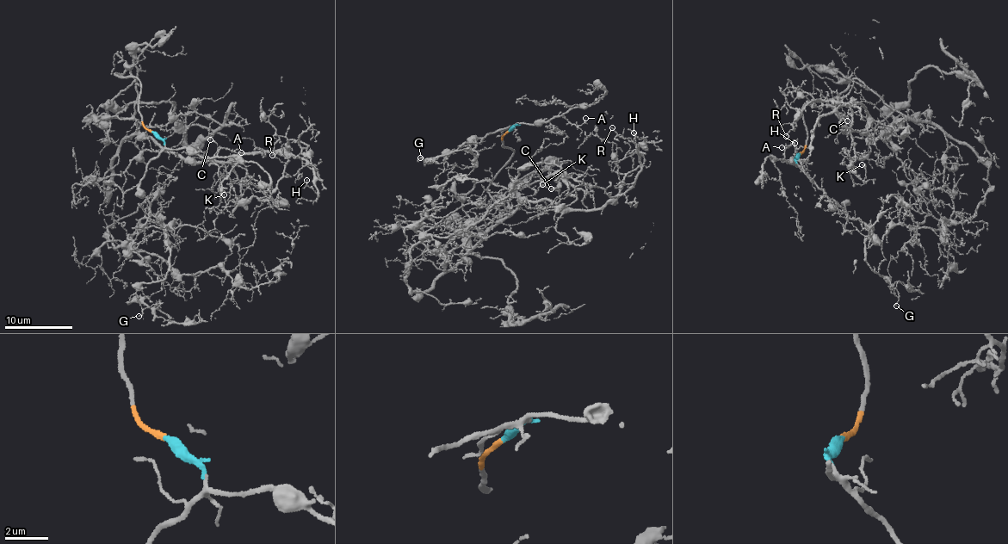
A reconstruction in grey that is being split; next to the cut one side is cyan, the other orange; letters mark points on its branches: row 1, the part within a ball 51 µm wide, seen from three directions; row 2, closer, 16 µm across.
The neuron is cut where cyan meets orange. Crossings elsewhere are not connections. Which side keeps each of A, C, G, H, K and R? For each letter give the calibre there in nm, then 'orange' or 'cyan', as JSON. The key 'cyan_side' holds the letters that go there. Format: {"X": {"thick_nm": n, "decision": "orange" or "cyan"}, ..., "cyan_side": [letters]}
{"A": {"thick_nm": 120, "decision": "cyan"}, "C": {"thick_nm": 100, "decision": "orange"}, "G": {"thick_nm": 110, "decision": "cyan"}, "H": {"thick_nm": 70, "decision": "orange"}, "K": {"thick_nm": 150, "decision": "orange"}, "R": {"thick_nm": 120, "decision": "orange"}, "cyan_side": ["A", "G"]}

